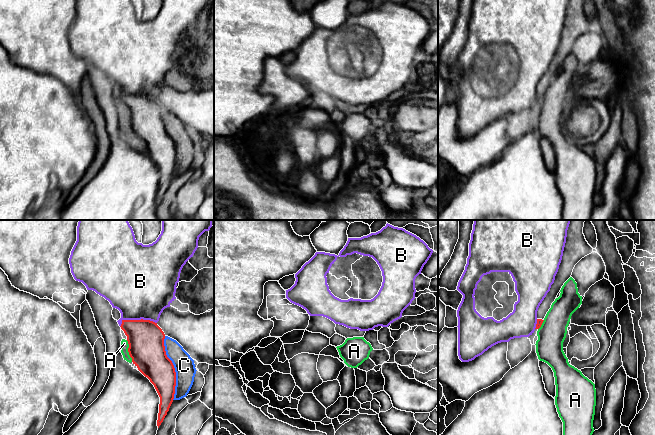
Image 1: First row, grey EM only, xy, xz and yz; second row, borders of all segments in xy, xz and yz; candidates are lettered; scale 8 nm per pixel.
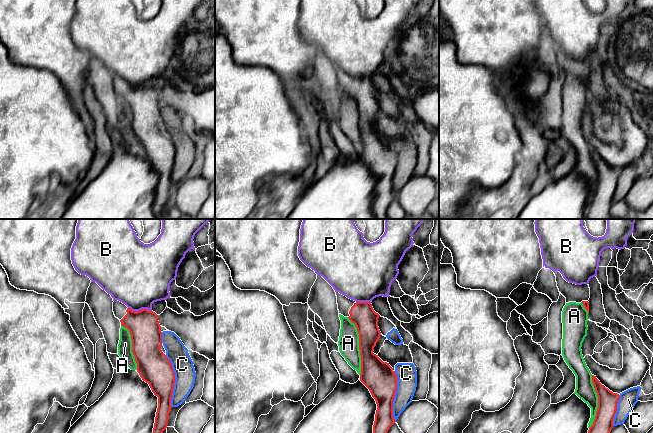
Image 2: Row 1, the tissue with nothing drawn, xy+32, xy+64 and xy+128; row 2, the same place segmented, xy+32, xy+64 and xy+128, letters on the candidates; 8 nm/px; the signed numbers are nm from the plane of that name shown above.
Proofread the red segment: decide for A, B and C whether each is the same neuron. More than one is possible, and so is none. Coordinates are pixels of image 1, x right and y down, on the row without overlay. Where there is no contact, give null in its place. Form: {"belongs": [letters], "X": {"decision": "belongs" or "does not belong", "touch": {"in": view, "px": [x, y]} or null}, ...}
{"belongs": [], "A": {"decision": "does not belong", "touch": {"in": "xy", "px": [128, 127]}}, "B": {"decision": "does not belong", "touch": {"in": "xy", "px": [136, 96]}}, "C": {"decision": "does not belong", "touch": {"in": "xy", "px": [174, 144]}}}

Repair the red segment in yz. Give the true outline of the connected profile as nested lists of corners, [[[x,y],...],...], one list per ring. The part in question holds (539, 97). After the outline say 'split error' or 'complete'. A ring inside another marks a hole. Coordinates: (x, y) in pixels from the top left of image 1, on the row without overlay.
[[[569,0],[562,36],[550,67],[538,84],[535,105],[541,103],[547,88],[551,84],[562,62],[571,53],[575,41],[582,34],[593,28],[593,24],[585,15],[583,3],[584,0]]] | split error

